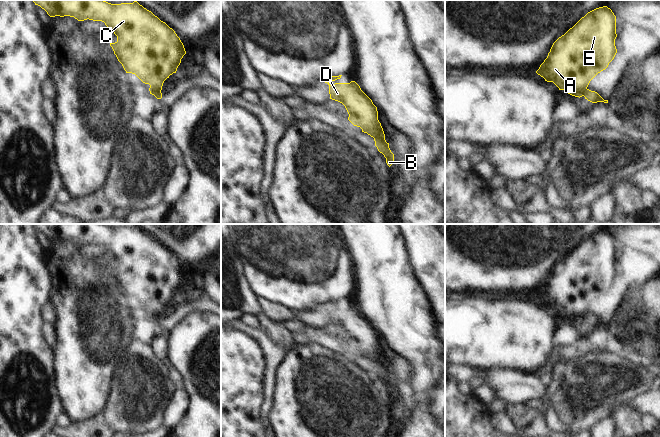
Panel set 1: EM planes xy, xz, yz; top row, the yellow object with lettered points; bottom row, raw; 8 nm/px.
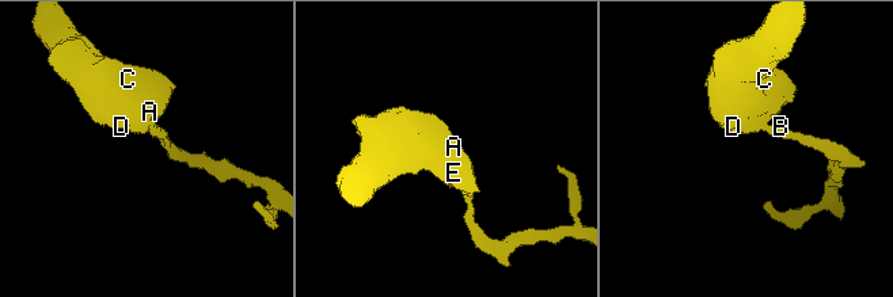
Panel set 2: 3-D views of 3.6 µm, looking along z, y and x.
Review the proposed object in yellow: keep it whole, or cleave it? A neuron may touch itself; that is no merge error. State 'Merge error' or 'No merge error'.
Merge error

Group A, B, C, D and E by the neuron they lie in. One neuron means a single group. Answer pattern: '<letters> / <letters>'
A C D E / B

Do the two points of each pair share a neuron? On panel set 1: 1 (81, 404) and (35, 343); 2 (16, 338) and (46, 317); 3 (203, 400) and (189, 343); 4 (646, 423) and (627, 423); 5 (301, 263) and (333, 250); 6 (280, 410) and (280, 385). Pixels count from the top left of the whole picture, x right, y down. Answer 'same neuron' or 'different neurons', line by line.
1: different neurons
2: different neurons
3: same neuron
4: same neuron
5: same neuron
6: same neuron

